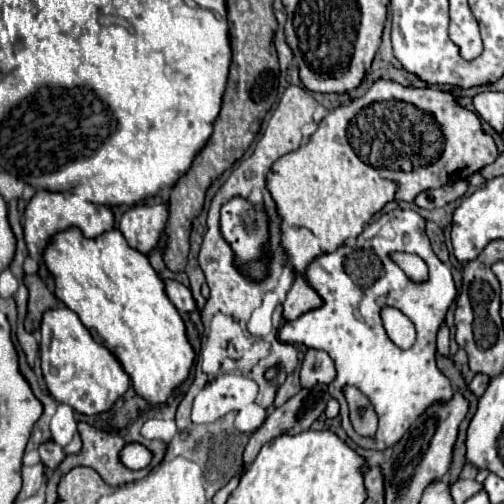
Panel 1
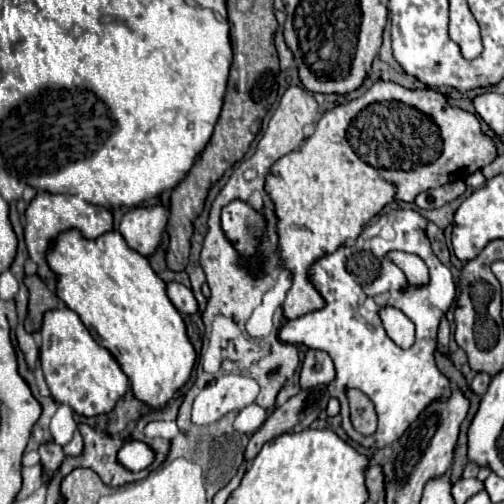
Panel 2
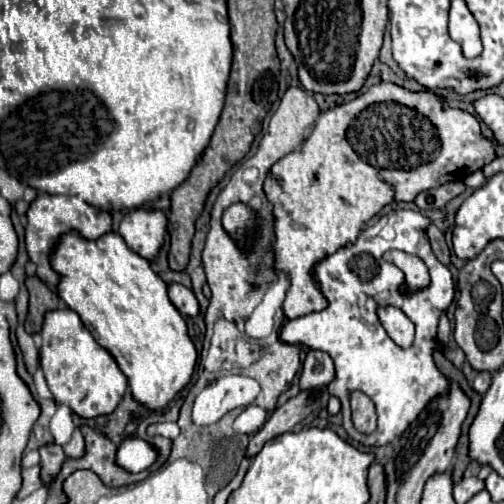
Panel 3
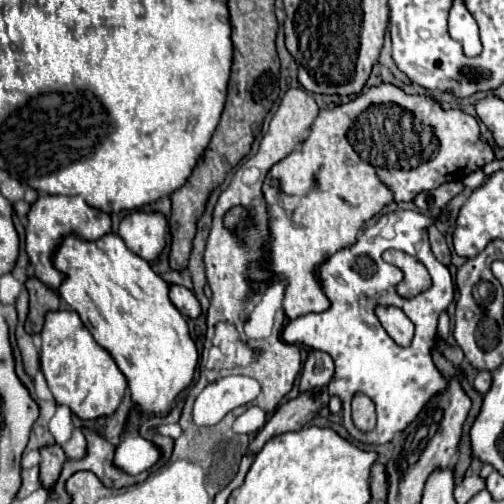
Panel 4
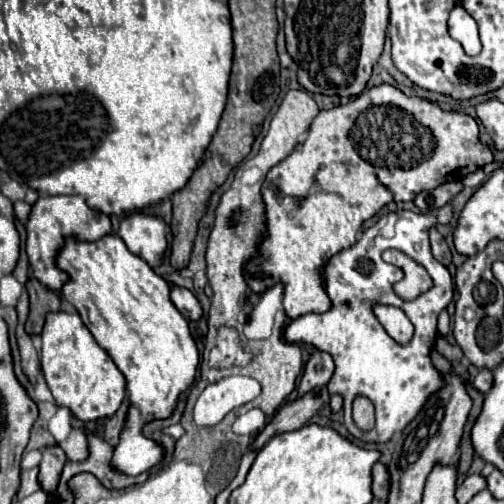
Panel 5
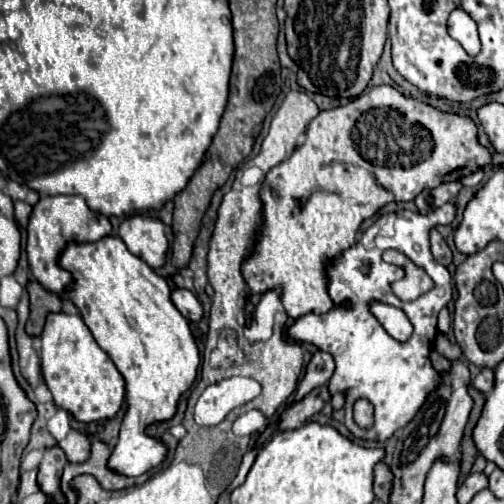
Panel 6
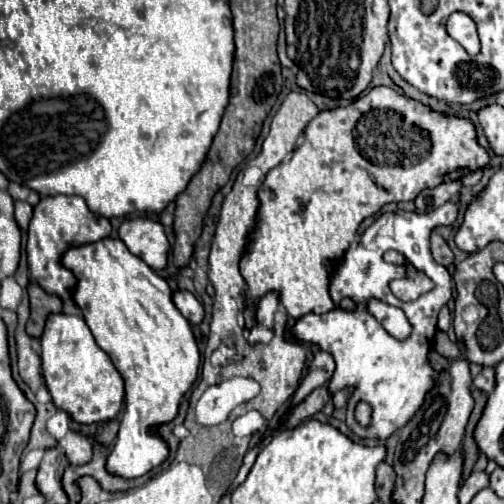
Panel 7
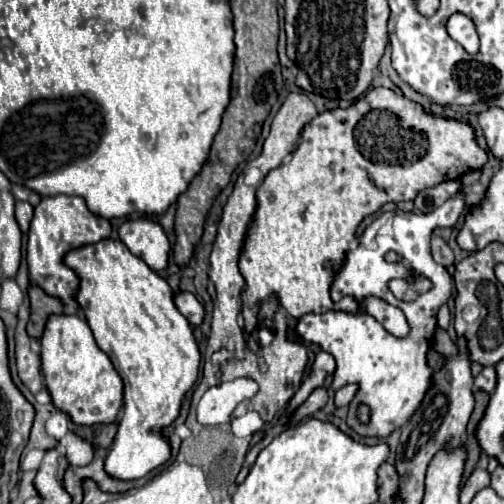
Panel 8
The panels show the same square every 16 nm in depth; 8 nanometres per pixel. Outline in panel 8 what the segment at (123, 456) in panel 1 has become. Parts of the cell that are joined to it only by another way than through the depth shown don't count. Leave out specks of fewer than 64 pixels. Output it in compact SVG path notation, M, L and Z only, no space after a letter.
M100 240L96 244L80 246L70 250L64 256L64 264L76 272L80 284L78 294L74 296L80 310L86 316L86 322L96 338L96 344L102 352L108 354L114 368L124 380L124 410L120 416L120 426L116 440L106 456L106 472L122 480L136 480L146 476L150 470L158 468L170 458L168 440L160 430L172 424L180 412L184 394L198 380L200 352L192 334L188 320L178 312L172 296L172 288L164 278L160 278L144 260L134 256L122 240Z

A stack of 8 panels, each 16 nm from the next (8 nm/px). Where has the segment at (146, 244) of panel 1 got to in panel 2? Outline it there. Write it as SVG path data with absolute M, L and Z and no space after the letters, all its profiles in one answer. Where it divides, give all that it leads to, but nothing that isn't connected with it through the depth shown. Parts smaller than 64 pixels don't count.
M156 200L152 206L136 206L130 208L120 222L120 234L136 252L150 256L164 234L164 226L168 222L168 210Z

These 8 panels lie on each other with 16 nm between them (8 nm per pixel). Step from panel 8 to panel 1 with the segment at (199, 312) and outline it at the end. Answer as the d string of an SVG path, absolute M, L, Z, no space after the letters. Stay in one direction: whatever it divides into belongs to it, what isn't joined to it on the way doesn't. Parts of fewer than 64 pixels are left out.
M164 280L164 290L166 290L166 296L170 298L170 302L180 312L192 312L192 310L196 310L192 294L190 294L190 290L184 284L180 284L176 280Z

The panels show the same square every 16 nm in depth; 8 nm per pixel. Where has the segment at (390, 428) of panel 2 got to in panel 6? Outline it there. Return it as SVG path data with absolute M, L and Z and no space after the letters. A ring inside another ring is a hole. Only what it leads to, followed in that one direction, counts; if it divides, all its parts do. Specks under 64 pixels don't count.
M448 202L446 206L442 206L430 214L420 214L420 212L418 214L416 212L402 214L402 232L400 232L400 228L396 228L398 238L380 236L380 230L386 224L386 220L388 220L388 216L382 216L372 228L368 228L362 234L362 238L356 242L356 246L334 256L330 266L326 268L328 294L334 302L334 308L328 310L326 314L300 316L286 330L286 336L292 342L314 344L318 350L332 354L332 358L336 362L336 370L328 382L328 390L330 390L330 394L340 392L346 398L344 424L356 438L376 440L376 442L386 442L388 438L394 436L394 432L402 430L422 408L428 394L434 392L442 384L440 374L434 370L434 366L430 362L430 350L432 350L434 338L438 334L436 332L438 312L444 306L448 306L448 302L452 300L452 276L446 270L446 266L442 266L440 262L434 260L434 256L430 252L428 234L430 234L432 226L450 224L454 220L454 206ZM388 248L404 252L410 260L414 260L418 266L422 266L428 272L428 276L434 280L434 288L428 290L426 294L418 296L412 302L402 302L392 292L392 282L400 280L404 276L404 270L394 264L386 264L382 260L382 252ZM372 300L378 300L378 302L390 304L390 306L398 306L404 310L404 314L408 316L408 320L414 326L414 334L406 344L400 344L392 336L388 336L388 332L382 328L382 324L376 320L376 316L370 312ZM356 398L368 398L374 404L374 428L362 430L354 424L352 404Z

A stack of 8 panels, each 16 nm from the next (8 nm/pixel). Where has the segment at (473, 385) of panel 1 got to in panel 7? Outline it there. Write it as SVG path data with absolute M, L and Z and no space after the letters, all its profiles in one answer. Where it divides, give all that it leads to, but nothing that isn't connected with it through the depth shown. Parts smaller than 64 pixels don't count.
M482 368L482 372L474 378L474 386L482 392L492 392L494 388L494 368Z

